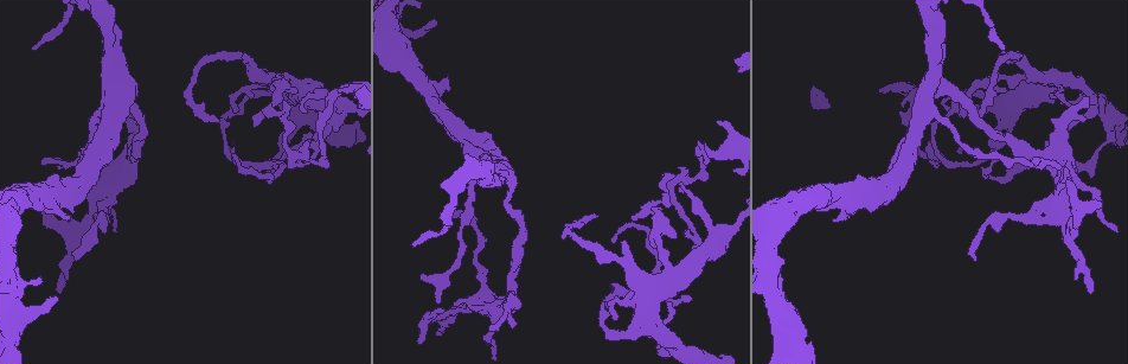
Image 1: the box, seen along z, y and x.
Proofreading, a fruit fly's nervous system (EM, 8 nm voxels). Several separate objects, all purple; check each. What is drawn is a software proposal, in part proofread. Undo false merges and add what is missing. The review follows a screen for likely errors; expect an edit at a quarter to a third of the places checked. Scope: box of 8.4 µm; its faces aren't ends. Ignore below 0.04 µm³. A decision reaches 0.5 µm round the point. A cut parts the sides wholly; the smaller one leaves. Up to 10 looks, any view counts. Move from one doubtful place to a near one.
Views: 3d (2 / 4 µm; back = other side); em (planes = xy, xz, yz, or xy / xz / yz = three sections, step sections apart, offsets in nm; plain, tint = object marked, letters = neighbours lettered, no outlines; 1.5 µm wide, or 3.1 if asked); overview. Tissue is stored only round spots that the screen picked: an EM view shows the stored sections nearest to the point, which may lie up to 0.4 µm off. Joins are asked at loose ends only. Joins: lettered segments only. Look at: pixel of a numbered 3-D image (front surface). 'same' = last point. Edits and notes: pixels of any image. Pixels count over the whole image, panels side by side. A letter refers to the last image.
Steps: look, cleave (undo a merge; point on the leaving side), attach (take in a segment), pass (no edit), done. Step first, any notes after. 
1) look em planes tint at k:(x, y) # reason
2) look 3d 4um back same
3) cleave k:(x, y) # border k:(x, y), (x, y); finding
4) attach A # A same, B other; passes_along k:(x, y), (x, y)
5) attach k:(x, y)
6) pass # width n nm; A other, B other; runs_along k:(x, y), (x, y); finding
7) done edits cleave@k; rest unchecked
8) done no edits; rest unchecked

look 3d 4um at 1:(515, 325) # branch stops here

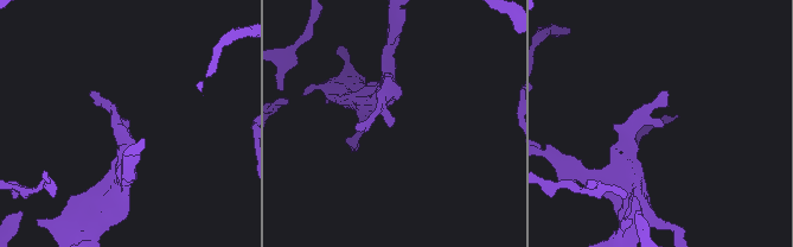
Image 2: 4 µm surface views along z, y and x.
look em planes tint at 2:(663, 125) # need the tissue

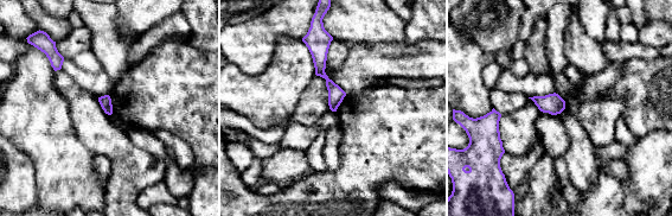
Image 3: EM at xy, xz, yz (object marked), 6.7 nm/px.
look em planes letters same # what lies round it

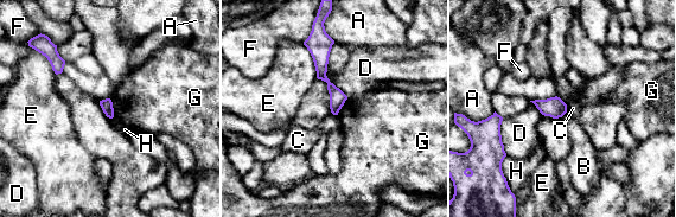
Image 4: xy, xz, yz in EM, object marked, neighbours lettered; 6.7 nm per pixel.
pass # A other, B other, C other, D other, E other, F other, G other, H other; runs_along 4:(321, 40), (335, 110); no lettered segment goes on from it

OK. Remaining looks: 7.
look 3d 2um at 1:(1054, 81) # two arms at a narrow angle

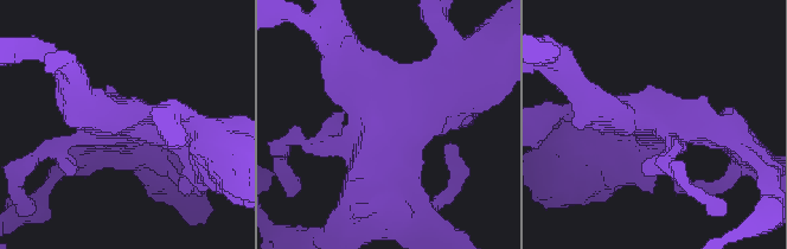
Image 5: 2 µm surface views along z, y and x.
look em planes letters at 5:(654, 123) # shape alone is not enough

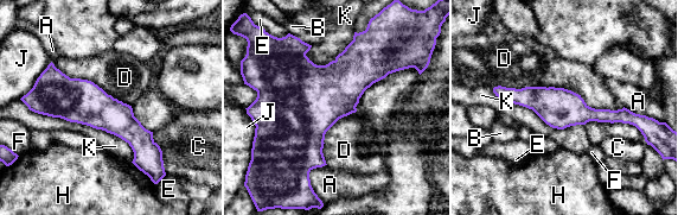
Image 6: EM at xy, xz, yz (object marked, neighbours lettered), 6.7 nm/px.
pass # longest_contact D 900 nm; A other, B other, C other, D other, E other, F other, H other, J other, K other; border 6:(492, 89), (552, 127), (583, 125); one cell here

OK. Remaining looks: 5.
look 3d 2um at 1:(974, 259)

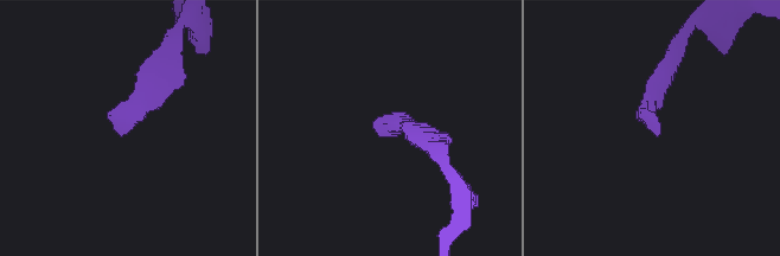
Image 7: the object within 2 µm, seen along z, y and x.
look em planes letters at 7:(386, 135)

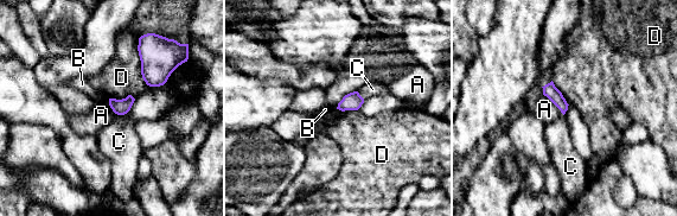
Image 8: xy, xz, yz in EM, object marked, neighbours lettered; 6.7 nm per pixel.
pass # longest_contact D 340 nm; A other, B other, C other, D other; no lettered segment goes on from it

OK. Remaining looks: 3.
look 3d 4um back at 1:(435, 334) # branch stops here

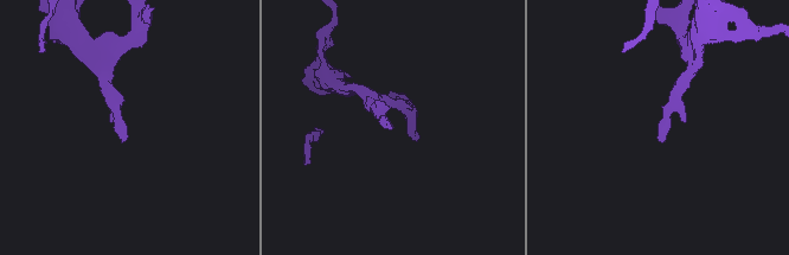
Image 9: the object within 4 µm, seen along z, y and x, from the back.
look em planes plain at 9:(661, 140) # now the EM

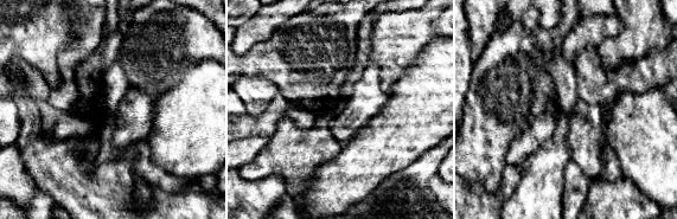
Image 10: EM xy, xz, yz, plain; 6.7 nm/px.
look em planes letters same

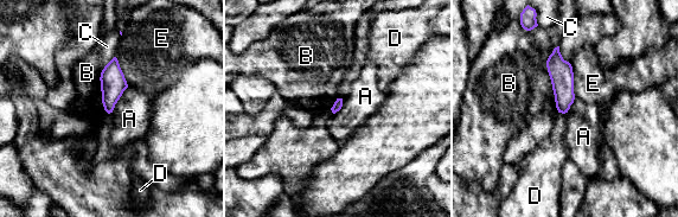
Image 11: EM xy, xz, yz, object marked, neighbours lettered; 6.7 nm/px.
pass # longest_contact B 460 nm; A other, B other, C other, D other, E other; none of them fits

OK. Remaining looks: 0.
done no edits; rest unchecked

